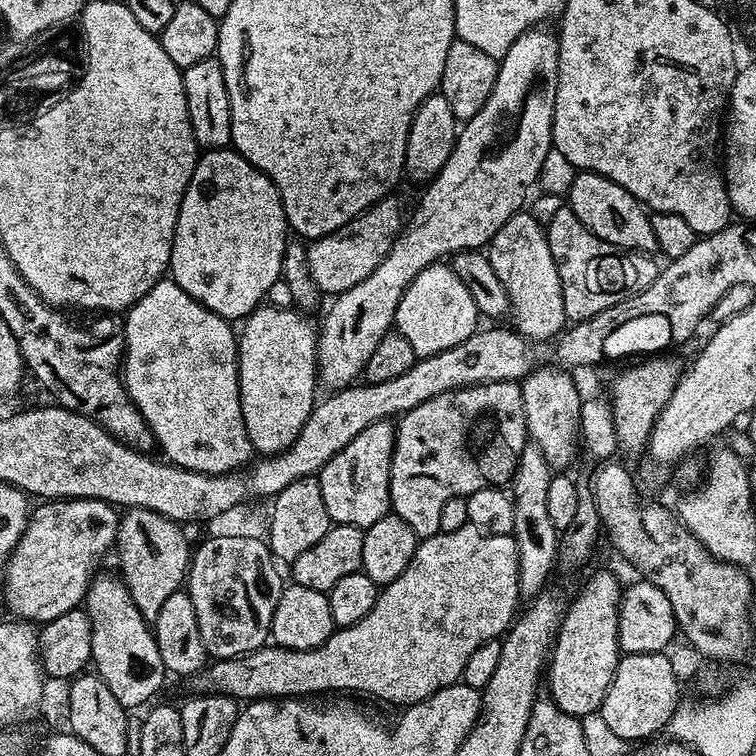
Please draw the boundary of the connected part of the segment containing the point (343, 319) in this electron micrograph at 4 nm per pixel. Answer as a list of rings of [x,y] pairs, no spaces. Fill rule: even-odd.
[[[544,26],[529,28],[516,39],[510,50],[506,50],[498,62],[494,90],[490,90],[486,106],[482,106],[474,118],[463,121],[456,134],[454,150],[450,150],[450,158],[446,158],[446,166],[442,166],[434,179],[427,181],[425,188],[428,189],[421,194],[412,217],[409,220],[407,217],[386,258],[378,262],[370,278],[362,278],[358,286],[350,286],[350,290],[339,293],[333,299],[336,301],[329,306],[324,325],[319,325],[316,341],[316,367],[319,383],[323,387],[324,384],[328,390],[349,387],[363,373],[366,362],[370,362],[370,354],[374,354],[378,342],[382,342],[384,335],[393,327],[396,307],[402,294],[408,289],[408,284],[418,278],[422,269],[451,258],[458,252],[483,249],[494,238],[494,234],[506,226],[508,219],[525,207],[529,199],[528,187],[537,183],[542,162],[547,152],[553,149],[552,107],[556,97],[560,41],[555,31],[547,32],[546,29]]]

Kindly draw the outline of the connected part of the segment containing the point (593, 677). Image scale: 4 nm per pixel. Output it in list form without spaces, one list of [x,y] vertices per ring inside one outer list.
[[[596,572],[592,577],[589,578],[588,581],[585,582],[584,585],[580,588],[580,593],[577,594],[576,597],[572,600],[572,605],[567,605],[566,611],[563,613],[559,629],[556,634],[556,639],[550,649],[550,659],[546,664],[546,688],[548,684],[548,688],[550,691],[550,699],[553,700],[554,703],[557,704],[560,709],[566,714],[570,714],[571,716],[581,718],[586,714],[590,714],[591,712],[599,712],[600,707],[602,706],[602,702],[606,698],[606,690],[610,686],[610,682],[614,678],[614,674],[616,673],[616,667],[618,666],[618,662],[620,661],[620,657],[622,655],[620,650],[620,643],[618,642],[618,610],[620,609],[620,597],[622,595],[622,584],[619,584],[616,581],[616,576],[612,572]]]

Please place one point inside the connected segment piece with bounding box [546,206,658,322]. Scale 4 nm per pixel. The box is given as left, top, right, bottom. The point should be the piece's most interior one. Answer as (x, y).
(594, 274)

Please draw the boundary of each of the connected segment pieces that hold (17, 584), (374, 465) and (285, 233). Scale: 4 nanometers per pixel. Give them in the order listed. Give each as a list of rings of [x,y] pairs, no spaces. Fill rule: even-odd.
[[[49,500],[37,505],[8,560],[4,600],[13,617],[43,626],[83,605],[95,568],[116,543],[121,513],[106,500]]]
[[[379,420],[362,434],[358,434],[346,445],[341,452],[337,452],[330,462],[324,465],[318,473],[322,486],[322,502],[326,502],[328,517],[333,524],[349,524],[359,528],[369,528],[378,518],[389,515],[390,512],[390,466],[392,465],[392,451],[396,445],[396,430],[388,420]]]
[[[231,147],[213,148],[205,151],[197,159],[194,166],[194,174],[186,186],[186,194],[182,198],[182,206],[178,210],[178,222],[174,230],[174,242],[172,243],[172,253],[170,254],[170,262],[168,263],[168,272],[170,273],[170,279],[178,286],[182,286],[182,290],[186,290],[186,294],[190,294],[190,298],[194,298],[199,304],[206,306],[206,310],[218,314],[223,320],[240,322],[249,316],[255,308],[261,307],[265,303],[264,295],[275,286],[276,280],[278,284],[278,281],[281,279],[282,258],[289,242],[290,229],[288,227],[288,219],[286,218],[284,207],[280,201],[280,195],[272,179],[265,172],[257,170],[249,160]]]

